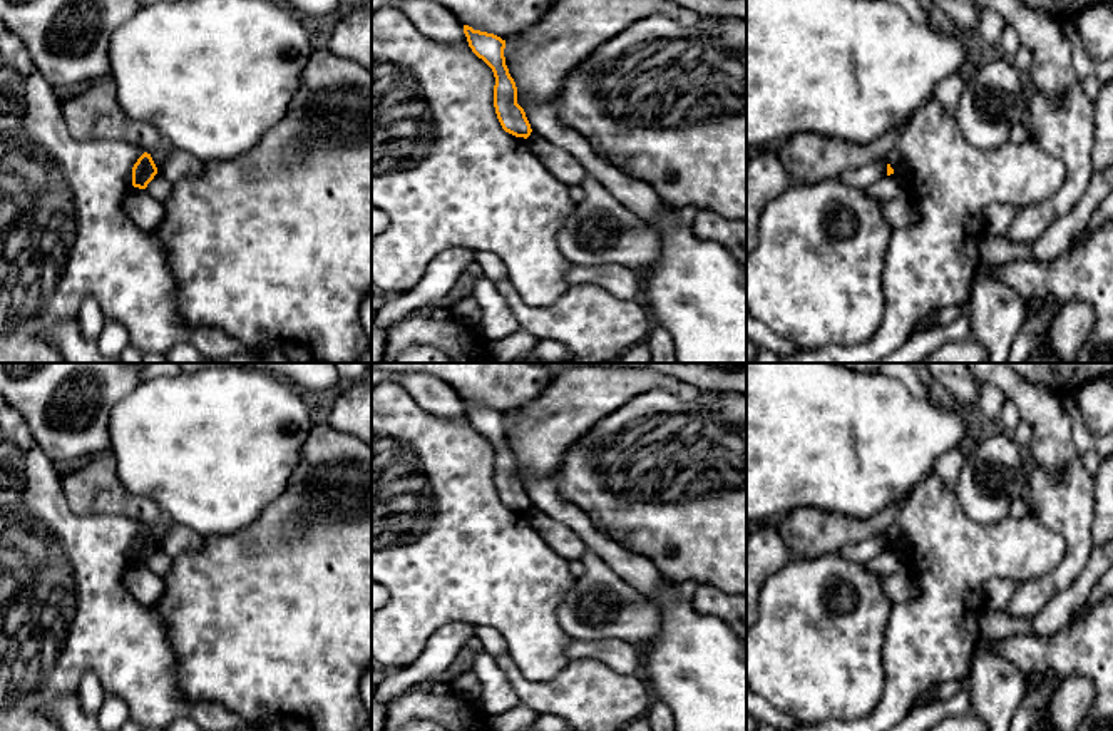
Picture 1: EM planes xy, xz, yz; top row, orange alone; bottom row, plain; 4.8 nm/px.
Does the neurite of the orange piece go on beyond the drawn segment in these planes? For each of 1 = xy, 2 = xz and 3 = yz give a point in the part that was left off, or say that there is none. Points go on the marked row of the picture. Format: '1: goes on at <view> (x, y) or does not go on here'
1: does not go on here
2: does not go on here
3: does not go on here

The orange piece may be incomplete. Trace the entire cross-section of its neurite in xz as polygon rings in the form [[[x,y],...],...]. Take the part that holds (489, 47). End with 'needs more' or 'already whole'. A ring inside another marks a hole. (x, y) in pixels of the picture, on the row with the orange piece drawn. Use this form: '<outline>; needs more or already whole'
[[[464,25],[464,33],[472,52],[494,72],[494,107],[502,129],[515,137],[527,139],[532,129],[524,109],[517,104],[517,87],[505,65],[505,40],[469,25]]]; already whole

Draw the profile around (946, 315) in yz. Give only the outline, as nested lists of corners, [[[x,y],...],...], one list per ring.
[[[964,304],[941,308],[937,316],[931,323],[927,323],[919,333],[924,333],[934,326],[949,325],[957,318],[961,318],[962,314],[964,314]]]

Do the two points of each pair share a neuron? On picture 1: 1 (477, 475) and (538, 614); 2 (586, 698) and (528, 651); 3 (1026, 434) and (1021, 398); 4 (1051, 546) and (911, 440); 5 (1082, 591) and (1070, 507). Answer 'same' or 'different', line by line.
1: same
2: different
3: different
4: different
5: different

